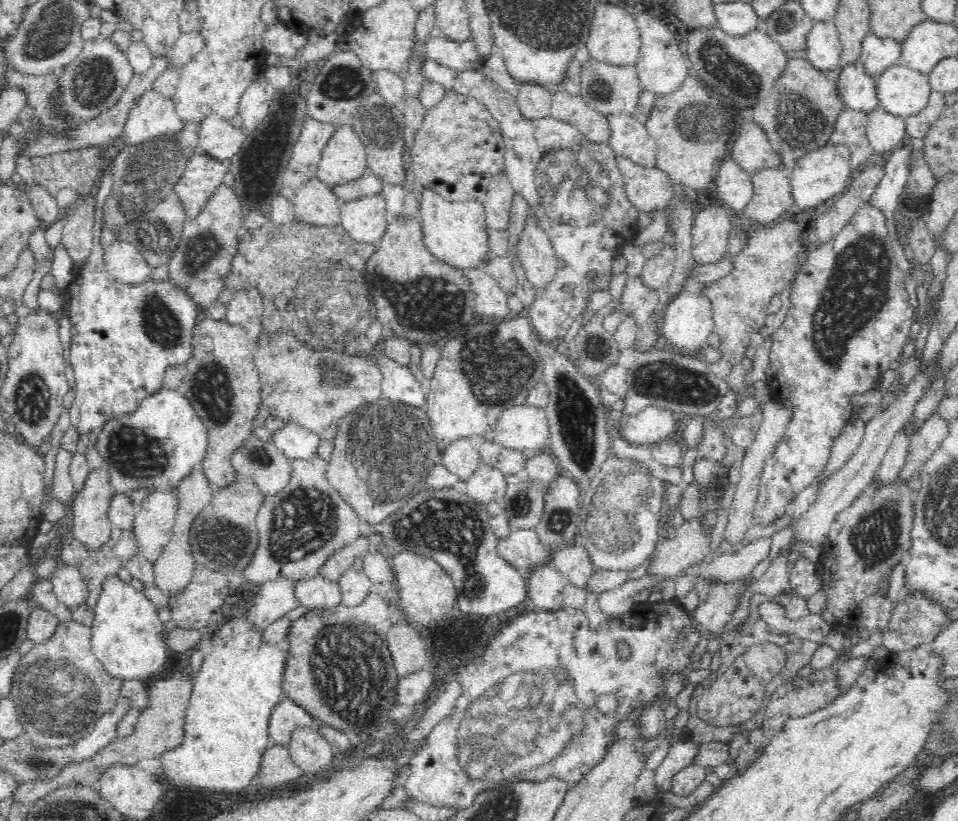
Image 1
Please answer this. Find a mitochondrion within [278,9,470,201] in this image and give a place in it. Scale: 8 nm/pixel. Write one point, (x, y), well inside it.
(340, 80)

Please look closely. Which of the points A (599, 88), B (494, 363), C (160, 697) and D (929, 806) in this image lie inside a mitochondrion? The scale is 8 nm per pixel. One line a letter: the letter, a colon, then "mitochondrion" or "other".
A: mitochondrion
B: mitochondrion
C: other
D: other

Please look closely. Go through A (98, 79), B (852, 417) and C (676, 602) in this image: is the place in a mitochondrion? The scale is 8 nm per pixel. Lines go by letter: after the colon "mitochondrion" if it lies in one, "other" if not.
A: mitochondrion
B: other
C: other

